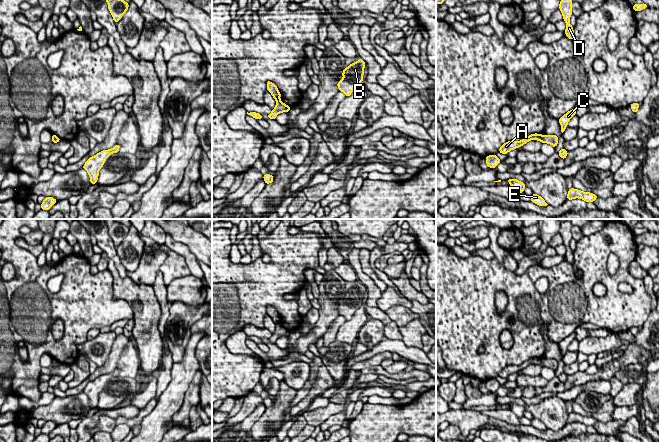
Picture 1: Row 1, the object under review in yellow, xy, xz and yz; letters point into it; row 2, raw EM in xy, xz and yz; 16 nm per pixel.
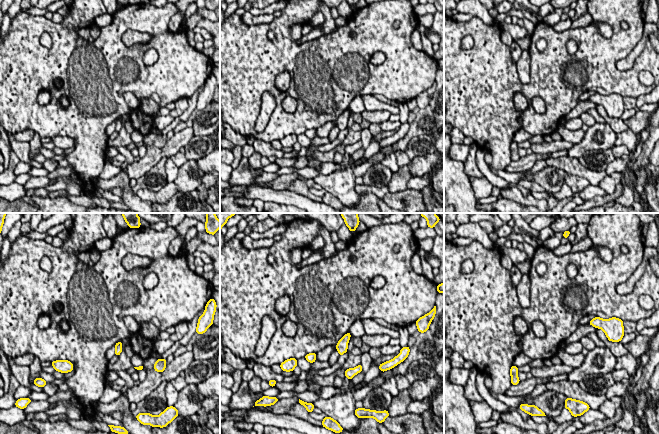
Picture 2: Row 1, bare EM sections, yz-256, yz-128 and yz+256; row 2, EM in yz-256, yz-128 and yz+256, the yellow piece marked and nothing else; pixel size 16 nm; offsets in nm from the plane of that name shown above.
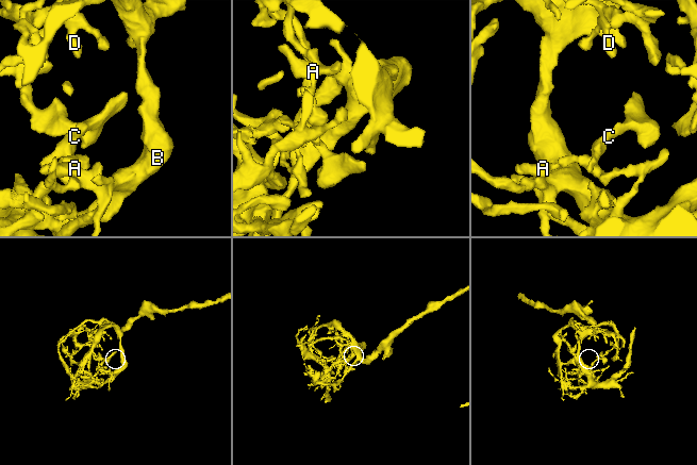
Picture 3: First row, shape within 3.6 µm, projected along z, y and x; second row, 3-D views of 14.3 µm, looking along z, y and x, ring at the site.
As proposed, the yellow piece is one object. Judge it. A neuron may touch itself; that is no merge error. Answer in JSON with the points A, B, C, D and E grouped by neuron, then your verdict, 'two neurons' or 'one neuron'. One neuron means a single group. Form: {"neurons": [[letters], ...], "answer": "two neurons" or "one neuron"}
{"neurons": [["A", "E"], ["B", "C", "D"]], "answer": "two neurons"}

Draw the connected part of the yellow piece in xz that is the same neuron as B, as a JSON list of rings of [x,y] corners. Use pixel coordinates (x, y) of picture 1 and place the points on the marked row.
[[[359,58],[355,63],[350,64],[343,70],[343,79],[338,81],[338,89],[350,96],[357,85],[363,81],[365,62]]]

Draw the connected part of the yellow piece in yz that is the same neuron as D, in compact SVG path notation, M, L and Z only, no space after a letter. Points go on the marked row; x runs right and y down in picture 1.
M561 0L559 5L559 9L562 12L563 19L566 22L566 30L564 33L571 40L574 39L573 27L569 22L570 16L572 15L572 8L571 8L572 2L573 2L572 0Z

